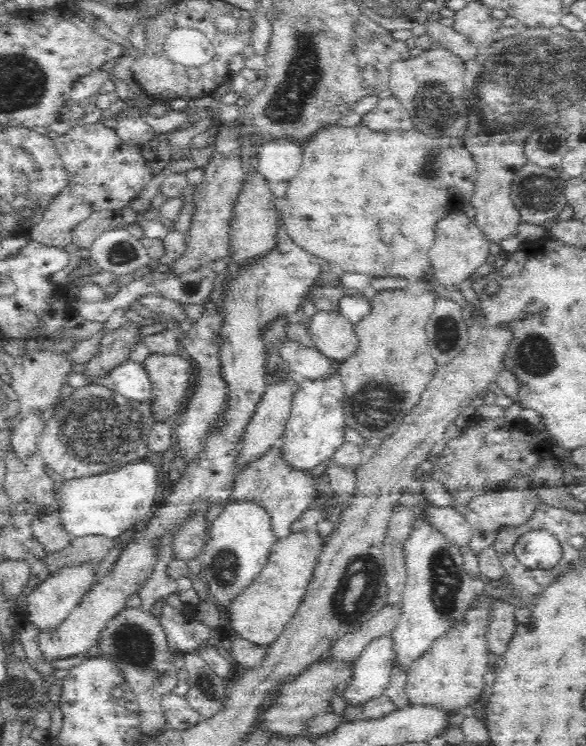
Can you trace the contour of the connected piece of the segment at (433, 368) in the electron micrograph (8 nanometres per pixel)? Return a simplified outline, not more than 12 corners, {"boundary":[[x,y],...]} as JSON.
{"boundary":[[426,281],[380,291],[337,364],[346,426],[376,444],[439,365]]}

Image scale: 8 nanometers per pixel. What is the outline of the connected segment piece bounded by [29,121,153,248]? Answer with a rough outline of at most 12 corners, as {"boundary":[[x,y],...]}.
{"boundary":[[100,121],[53,141],[69,183],[30,238],[65,248],[98,209],[152,180],[141,149]]}

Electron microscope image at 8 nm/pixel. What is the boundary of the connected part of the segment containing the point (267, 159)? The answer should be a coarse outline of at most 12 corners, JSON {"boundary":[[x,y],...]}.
{"boundary":[[267,139],[257,172],[271,187],[301,169],[302,146]]}

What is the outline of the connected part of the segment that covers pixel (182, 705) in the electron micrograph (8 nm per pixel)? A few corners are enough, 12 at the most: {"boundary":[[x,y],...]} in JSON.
{"boundary":[[167,692],[161,701],[167,722],[185,730],[206,718],[184,695]]}

